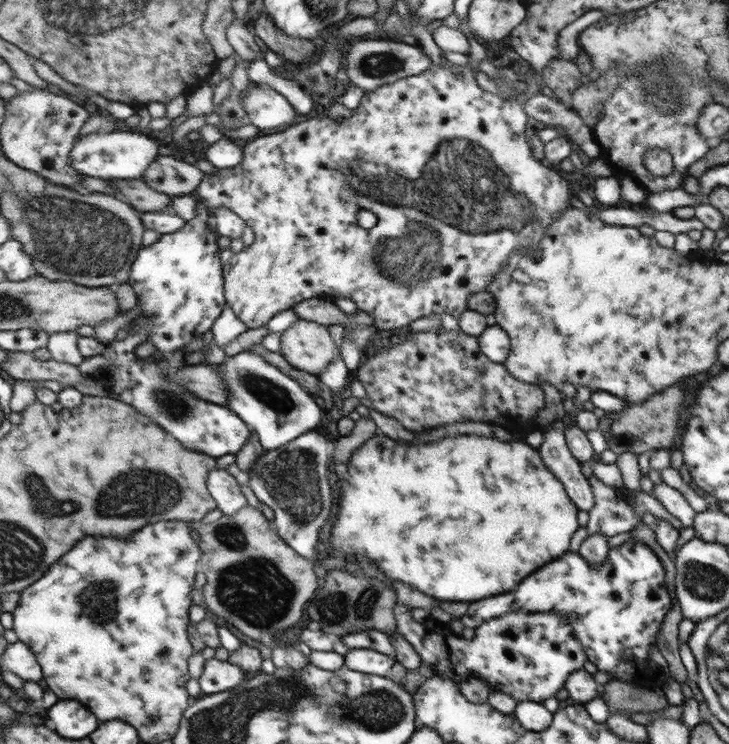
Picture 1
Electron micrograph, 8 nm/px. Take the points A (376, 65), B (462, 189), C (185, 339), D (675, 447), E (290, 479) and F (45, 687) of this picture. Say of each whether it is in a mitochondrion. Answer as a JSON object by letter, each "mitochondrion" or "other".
{"A":"mitochondrion","B":"mitochondrion","C":"other","D":"other","E":"mitochondrion","F":"other"}

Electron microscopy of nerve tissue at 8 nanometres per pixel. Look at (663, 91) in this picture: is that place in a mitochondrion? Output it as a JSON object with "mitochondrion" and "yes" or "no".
{"mitochondrion":"yes"}

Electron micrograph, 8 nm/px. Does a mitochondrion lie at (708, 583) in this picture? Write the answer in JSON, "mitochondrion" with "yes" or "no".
{"mitochondrion":"yes"}

